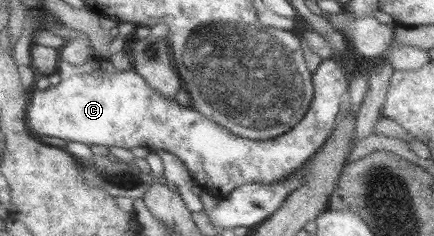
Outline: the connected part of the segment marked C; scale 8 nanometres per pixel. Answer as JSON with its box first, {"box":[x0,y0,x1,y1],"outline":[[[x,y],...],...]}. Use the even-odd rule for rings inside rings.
{"box":[29,57,351,198],"outline":[[[93,57],[88,59],[84,65],[70,64],[68,59],[61,58],[59,62],[59,72],[61,76],[61,81],[59,85],[52,86],[46,92],[34,92],[31,101],[29,102],[29,127],[35,134],[44,136],[54,136],[61,138],[65,141],[71,140],[72,142],[78,141],[84,144],[89,144],[90,146],[101,144],[102,146],[119,146],[122,148],[136,148],[138,146],[148,148],[150,147],[152,151],[156,150],[168,150],[172,154],[178,156],[178,158],[186,163],[186,166],[191,172],[192,178],[195,180],[196,184],[201,186],[201,189],[213,195],[216,198],[222,198],[223,196],[228,196],[235,188],[241,187],[243,184],[252,183],[264,183],[264,184],[277,184],[277,182],[287,179],[290,175],[293,175],[294,171],[297,171],[306,161],[311,160],[311,156],[318,153],[320,148],[327,142],[327,140],[333,135],[335,128],[337,127],[337,122],[339,117],[344,111],[344,103],[346,101],[347,92],[349,90],[349,84],[351,75],[348,72],[344,72],[344,68],[336,62],[336,60],[323,59],[318,70],[313,74],[313,84],[315,85],[315,97],[313,103],[311,104],[309,111],[306,113],[304,119],[302,119],[292,130],[285,132],[284,135],[277,136],[276,138],[269,138],[266,140],[254,140],[249,138],[242,138],[238,136],[238,133],[230,132],[228,128],[220,126],[218,122],[214,122],[210,117],[204,116],[198,109],[195,109],[192,105],[188,107],[178,104],[178,100],[174,97],[169,97],[163,95],[160,91],[154,90],[146,80],[144,76],[140,76],[134,66],[130,67],[128,70],[118,70],[109,59]]]}

